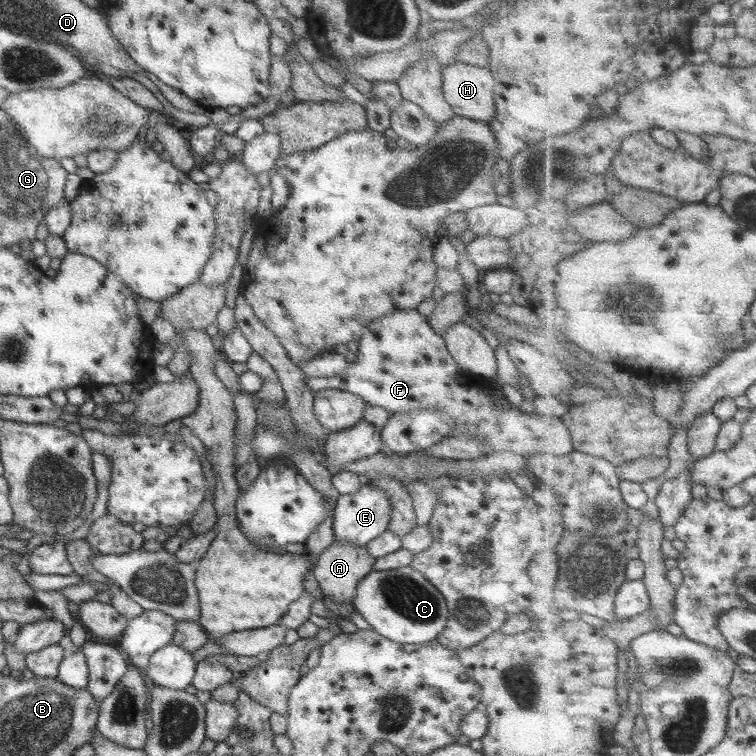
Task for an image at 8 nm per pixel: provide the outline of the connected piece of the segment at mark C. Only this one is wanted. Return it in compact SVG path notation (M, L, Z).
M410 565L392 570L373 570L367 574L357 584L351 605L362 614L372 630L398 644L422 645L424 642L434 640L445 629L446 620L449 617L449 608L442 593L431 582L428 582L421 572L414 570Z

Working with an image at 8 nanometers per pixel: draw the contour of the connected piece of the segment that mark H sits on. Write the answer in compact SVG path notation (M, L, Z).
M454 62L441 67L443 95L456 115L489 122L496 116L494 87L498 86L488 68Z

